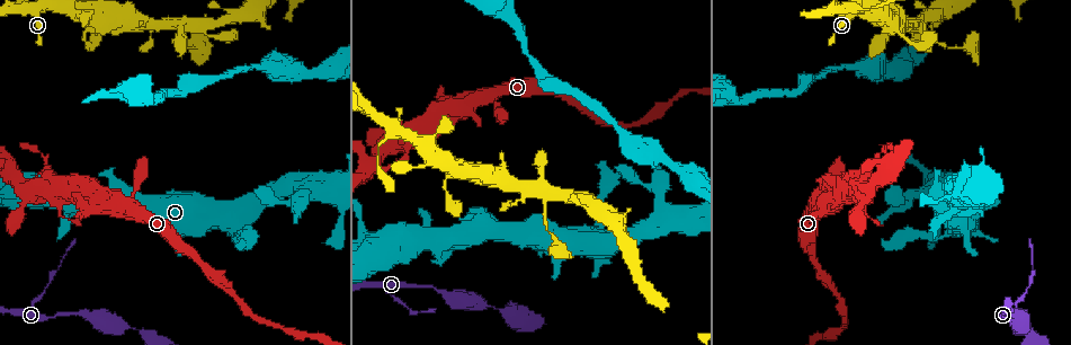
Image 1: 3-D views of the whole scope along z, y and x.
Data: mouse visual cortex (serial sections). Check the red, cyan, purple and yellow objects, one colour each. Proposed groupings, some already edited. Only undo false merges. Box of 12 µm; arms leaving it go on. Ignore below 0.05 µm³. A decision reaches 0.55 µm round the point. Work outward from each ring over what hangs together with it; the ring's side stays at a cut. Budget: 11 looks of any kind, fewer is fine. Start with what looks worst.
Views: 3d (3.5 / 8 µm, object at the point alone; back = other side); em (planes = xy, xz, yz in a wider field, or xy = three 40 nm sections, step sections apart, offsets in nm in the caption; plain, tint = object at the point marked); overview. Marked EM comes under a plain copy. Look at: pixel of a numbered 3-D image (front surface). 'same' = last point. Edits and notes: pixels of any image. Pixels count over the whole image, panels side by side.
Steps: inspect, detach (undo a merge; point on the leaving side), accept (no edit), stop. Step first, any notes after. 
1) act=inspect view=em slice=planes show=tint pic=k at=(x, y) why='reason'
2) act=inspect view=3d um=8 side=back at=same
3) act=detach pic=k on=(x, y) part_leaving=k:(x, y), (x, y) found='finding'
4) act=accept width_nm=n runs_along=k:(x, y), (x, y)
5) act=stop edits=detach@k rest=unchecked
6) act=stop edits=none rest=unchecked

act=inspect view=3d um=3.5 pic=1 at=(430, 142)

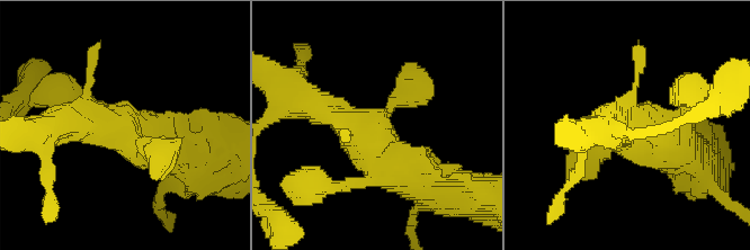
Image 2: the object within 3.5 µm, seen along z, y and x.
act=inspect view=em slice=xy step=3 show=tint pic=2 at=(378, 126) arms=4 arm_widths_nm=150,200,400,700

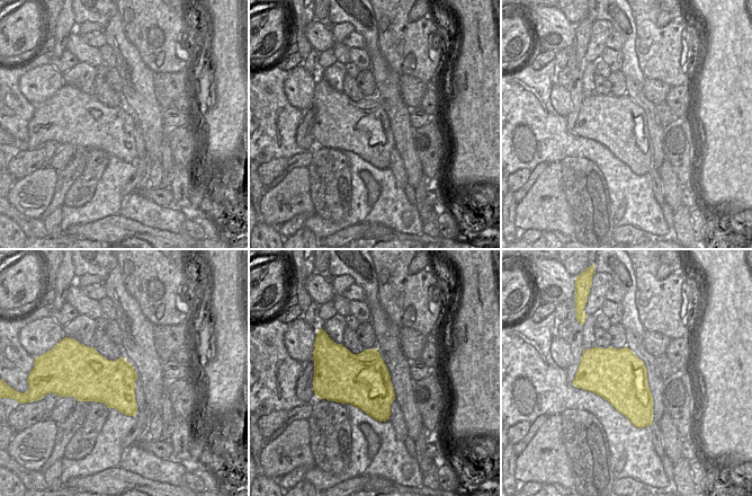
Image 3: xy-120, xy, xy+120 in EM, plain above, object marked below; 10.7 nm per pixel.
act=accept runs_along=2:(298, 92), (347, 121), (420, 179) found='all the same cell'

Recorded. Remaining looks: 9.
act=inspect view=3d um=3.5 pic=1 at=(60, 314) why='sudden change in width'

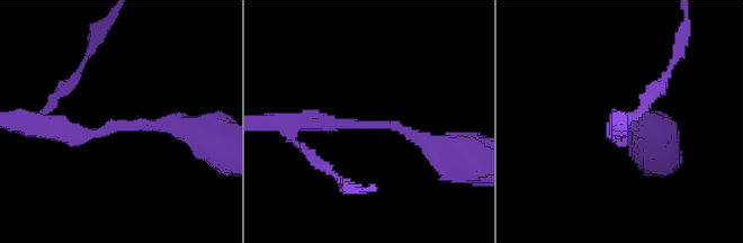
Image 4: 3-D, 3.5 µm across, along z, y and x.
act=inspect view=em slice=planes show=tint pic=4 at=(121, 121) arm_widths_nm=200,300 why='now the EM'

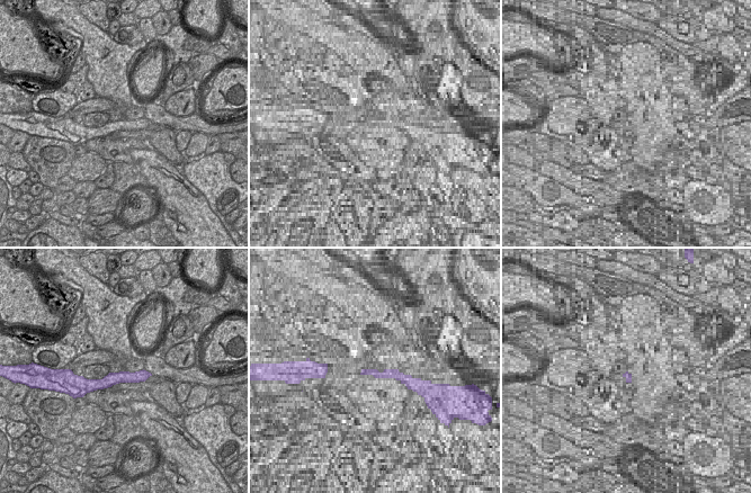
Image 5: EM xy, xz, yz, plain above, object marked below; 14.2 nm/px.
act=accept runs_along=5:(145, 374), (105, 383), (88, 382) found='continuous, no second cell'

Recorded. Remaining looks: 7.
act=inspect view=3d um=3.5 pic=1 at=(10, 11) why='branch point'

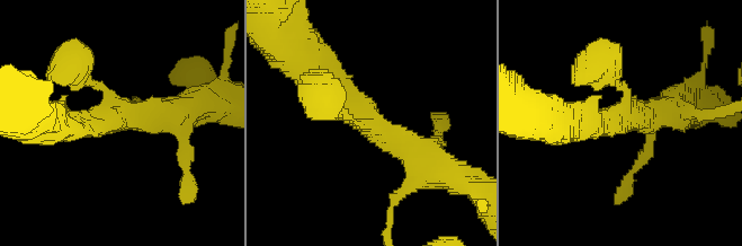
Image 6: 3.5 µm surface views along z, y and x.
act=inspect view=em slice=xy step=3 show=tint pic=6 at=(626, 120)

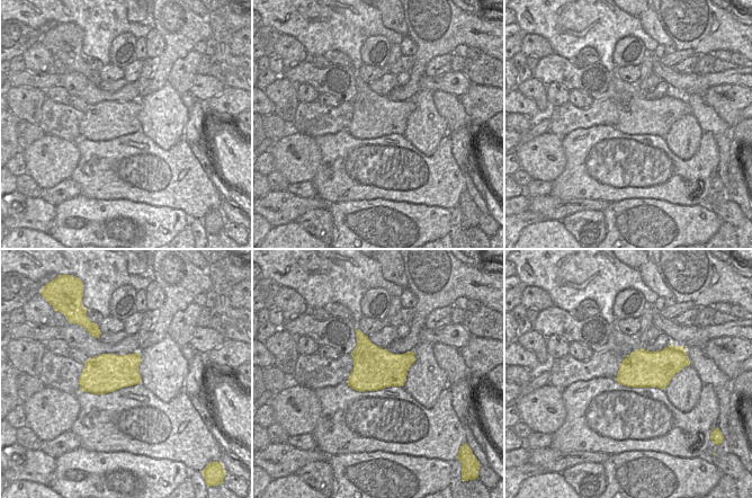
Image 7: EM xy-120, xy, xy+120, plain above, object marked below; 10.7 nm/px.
act=accept width_nm=460 runs_along=6:(432, 150), (394, 142), (325, 76) found='one cell here'

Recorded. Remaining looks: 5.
act=inspect view=3d um=3.5 pic=1 at=(93, 205) why='three-way junction'

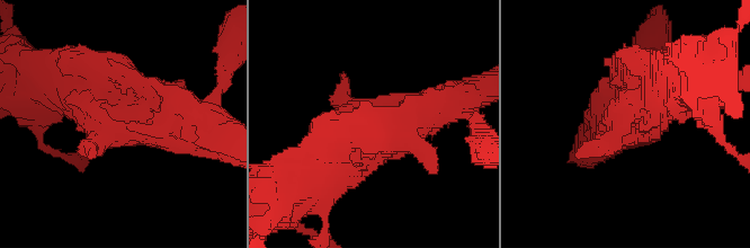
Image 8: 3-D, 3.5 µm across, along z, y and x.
act=accept runs_along=8:(439, 107), (318, 168) found='all the same cell'

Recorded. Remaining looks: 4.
act=stop edits=none rest=unchecked

